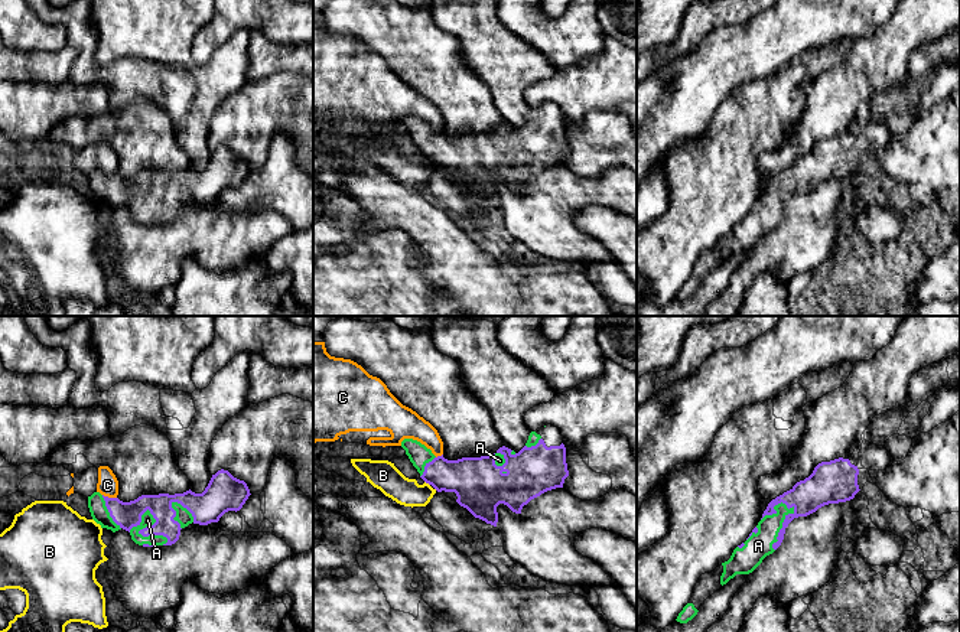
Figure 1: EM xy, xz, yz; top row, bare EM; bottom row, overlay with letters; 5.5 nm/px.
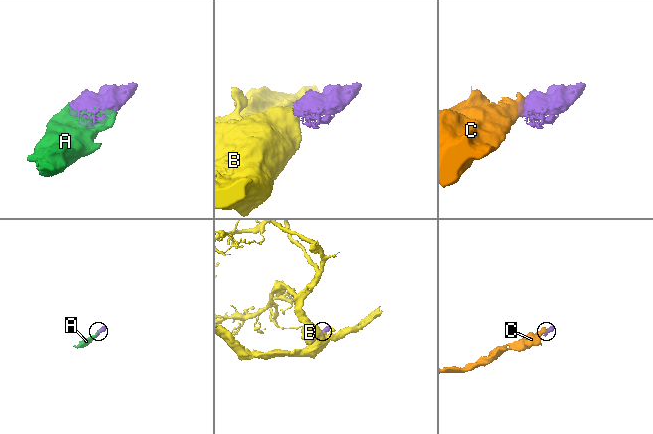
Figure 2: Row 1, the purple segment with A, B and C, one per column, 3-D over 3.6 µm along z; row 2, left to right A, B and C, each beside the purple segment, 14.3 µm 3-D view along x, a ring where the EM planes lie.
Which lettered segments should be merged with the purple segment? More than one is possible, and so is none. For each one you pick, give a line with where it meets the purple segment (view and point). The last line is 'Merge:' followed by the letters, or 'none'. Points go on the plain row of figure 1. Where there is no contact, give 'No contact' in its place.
A: Touches purple at xy (150, 202)
Merge: A

